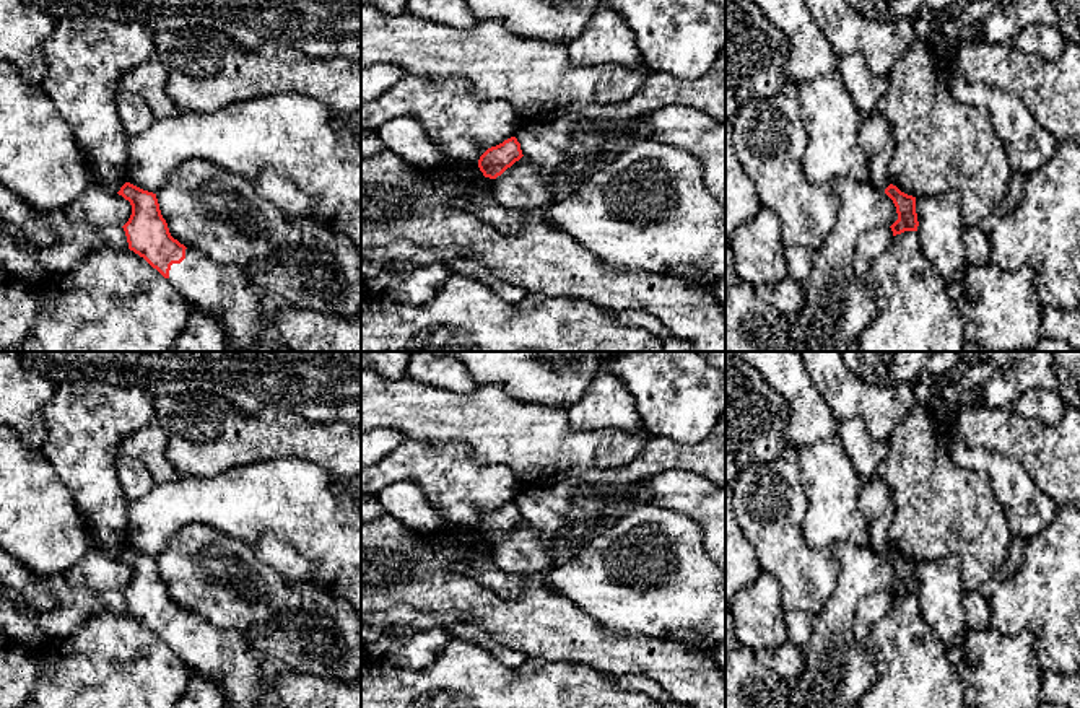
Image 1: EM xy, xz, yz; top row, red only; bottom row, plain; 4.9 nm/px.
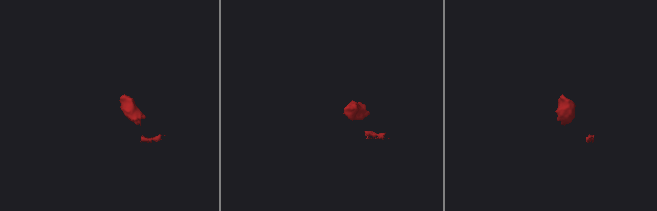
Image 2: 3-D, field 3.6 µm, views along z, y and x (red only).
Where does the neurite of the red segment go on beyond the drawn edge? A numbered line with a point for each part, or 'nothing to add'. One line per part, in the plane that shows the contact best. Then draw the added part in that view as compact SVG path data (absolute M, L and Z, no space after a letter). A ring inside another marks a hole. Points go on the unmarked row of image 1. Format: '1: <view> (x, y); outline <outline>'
1: xy (222, 656); outline M187 612L185 623L171 630L168 645L192 672L221 688L229 708L257 708L263 695L262 669L255 653L247 646L241 633L218 628L210 620Z

